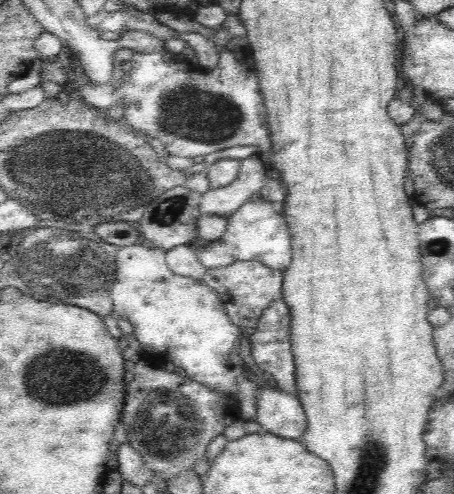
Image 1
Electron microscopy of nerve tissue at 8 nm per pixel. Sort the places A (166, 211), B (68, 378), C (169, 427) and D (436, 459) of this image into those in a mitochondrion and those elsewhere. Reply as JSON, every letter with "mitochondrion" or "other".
{"A":"mitochondrion","B":"mitochondrion","C":"mitochondrion","D":"other"}

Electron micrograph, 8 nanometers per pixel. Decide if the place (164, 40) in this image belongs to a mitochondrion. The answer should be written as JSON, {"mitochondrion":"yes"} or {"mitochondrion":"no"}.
{"mitochondrion":"no"}

